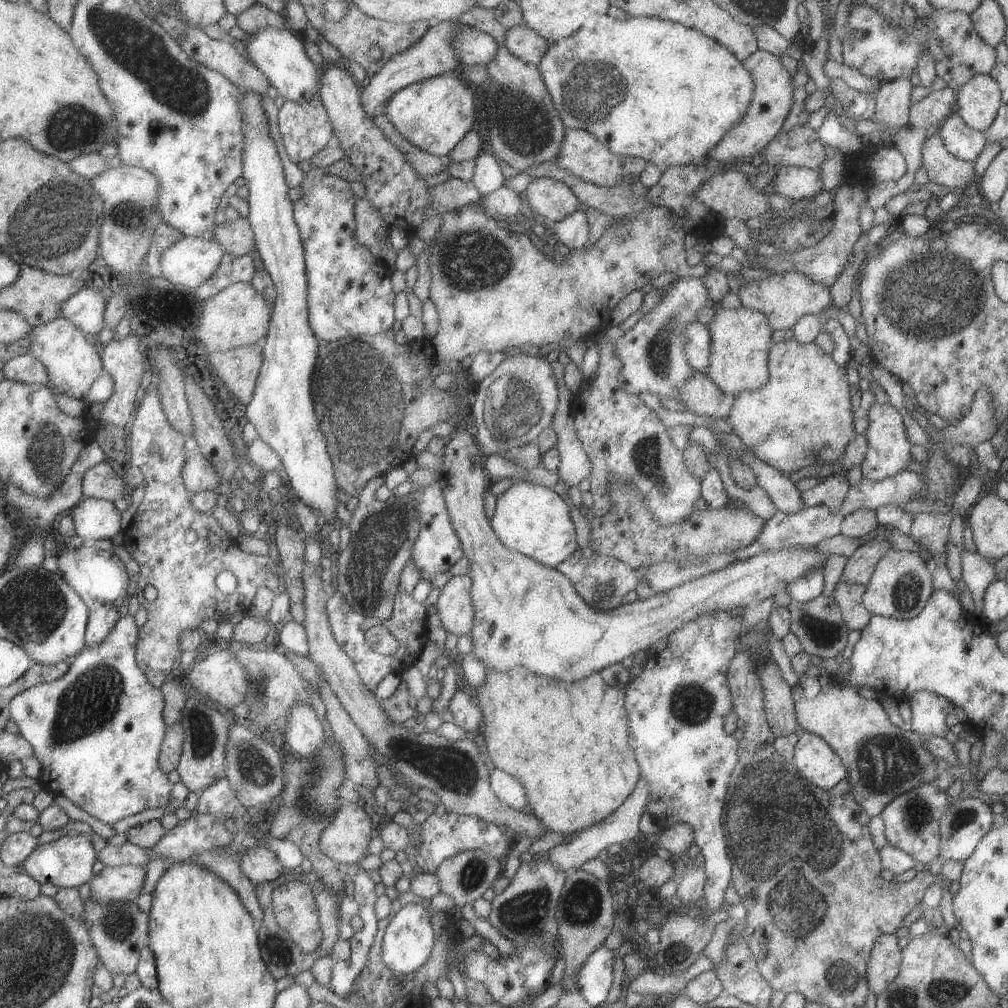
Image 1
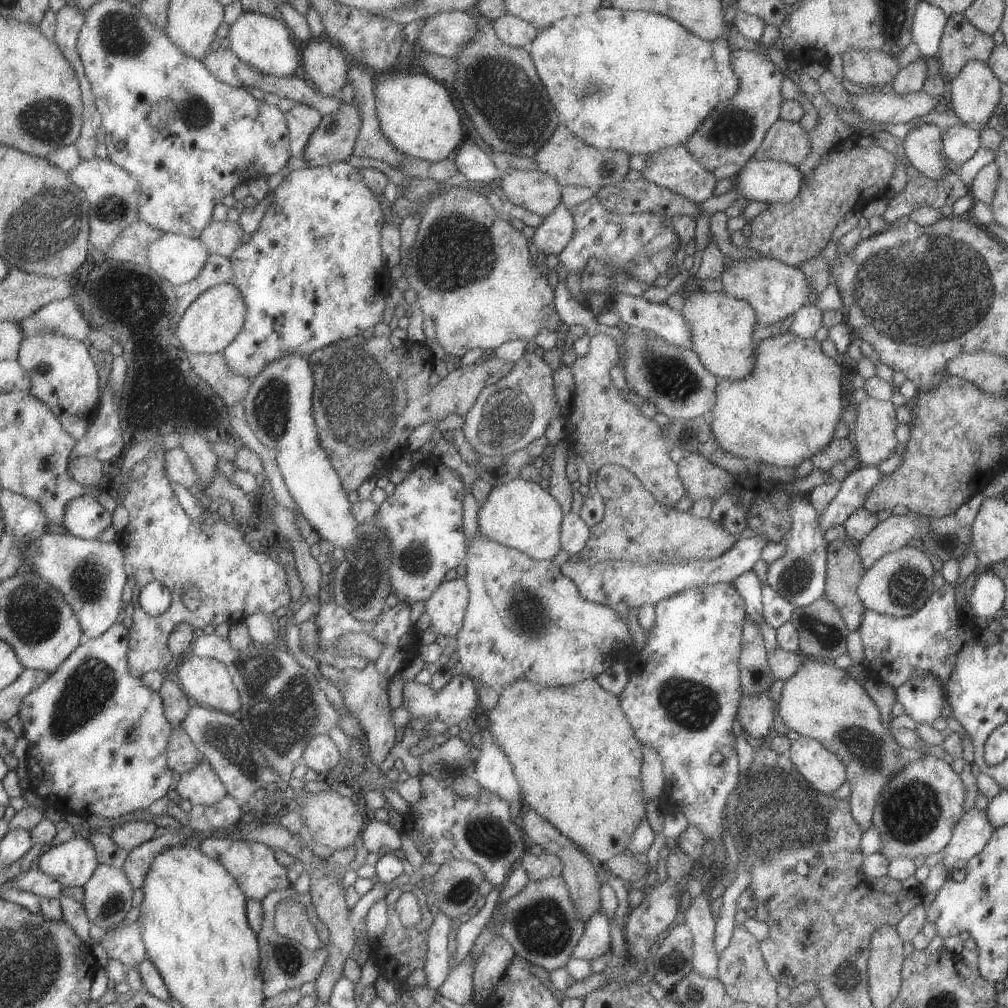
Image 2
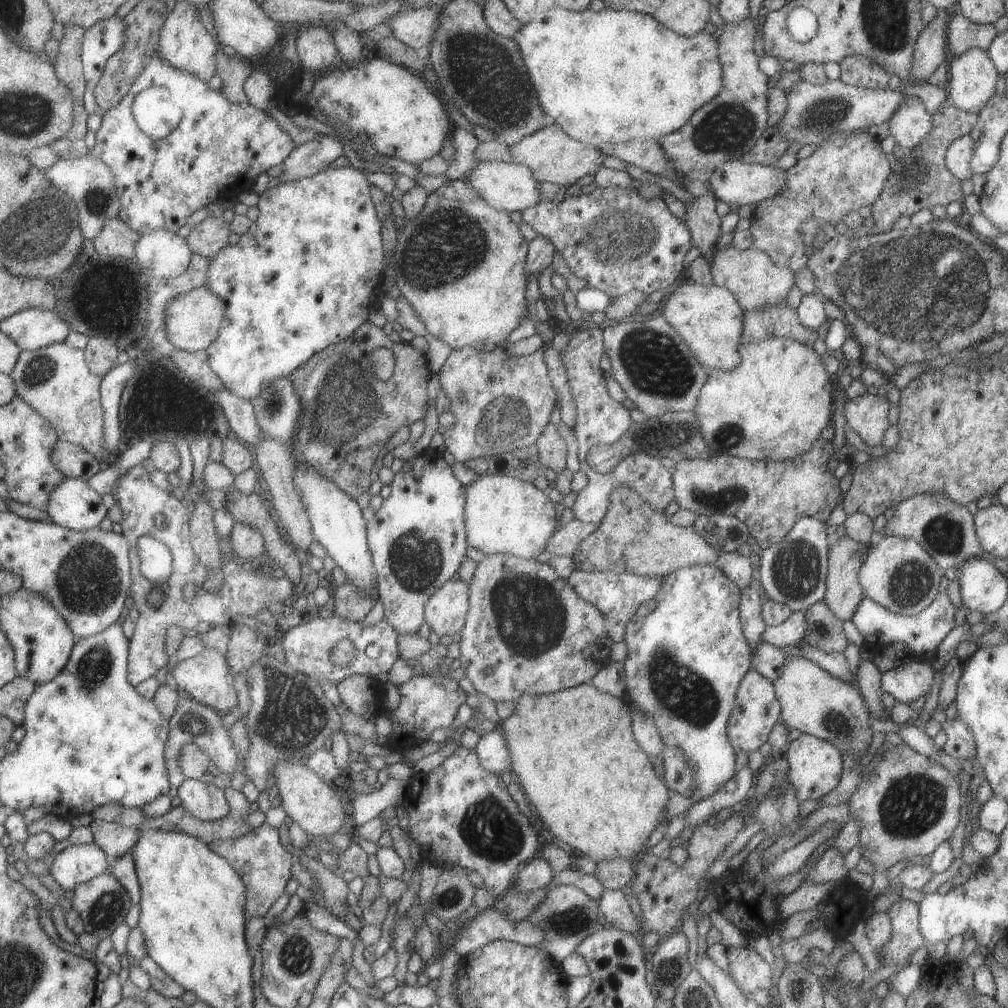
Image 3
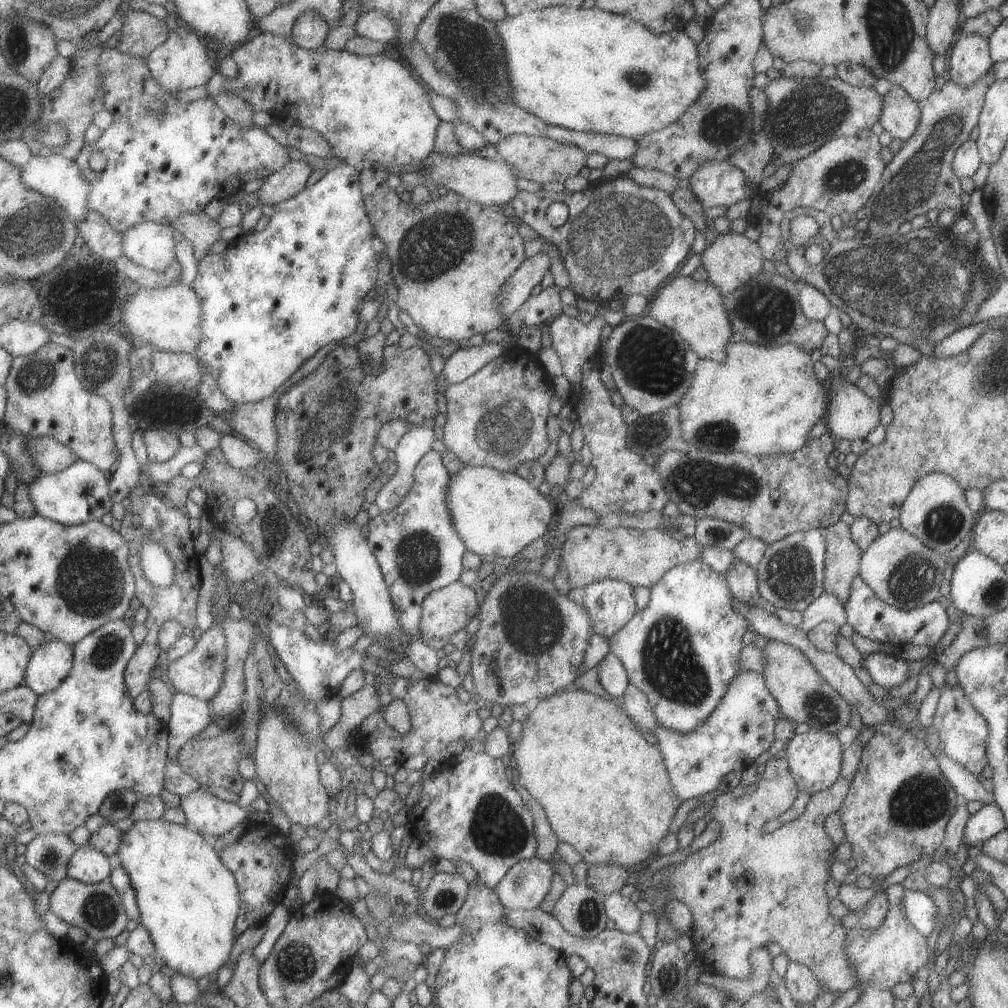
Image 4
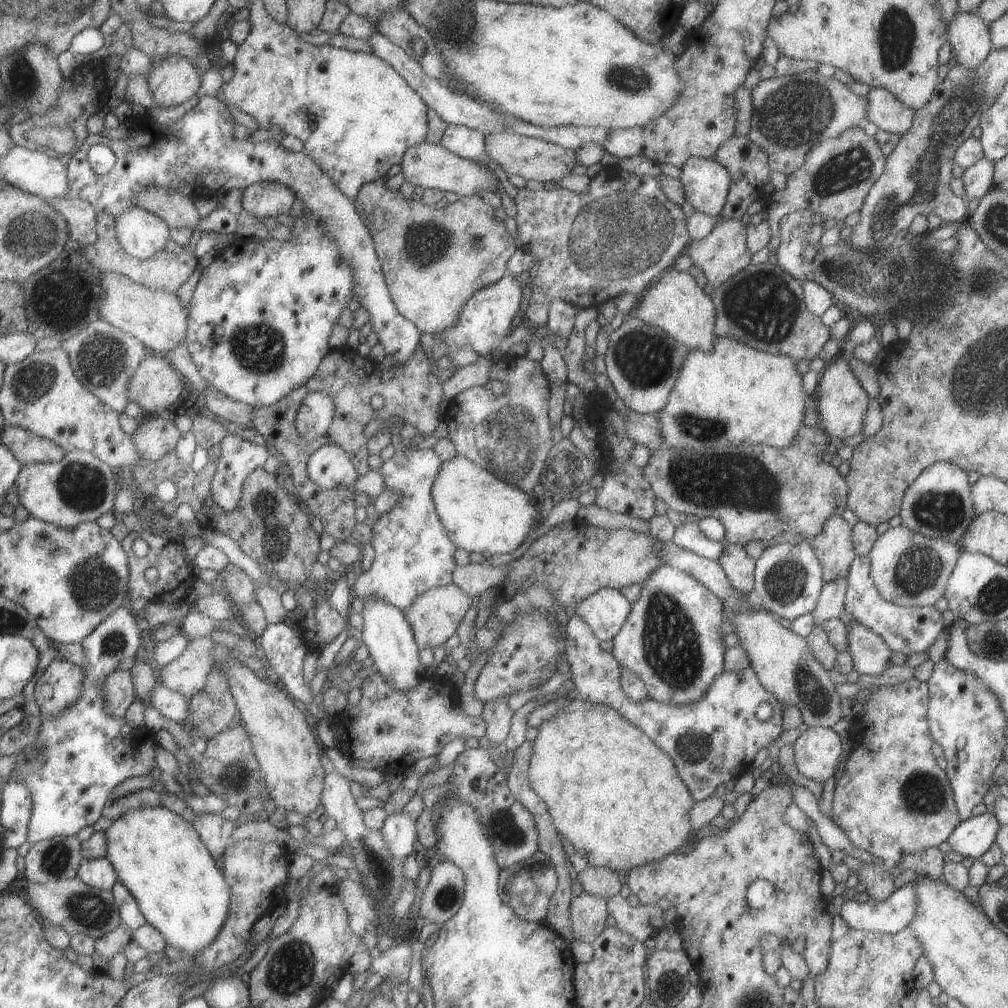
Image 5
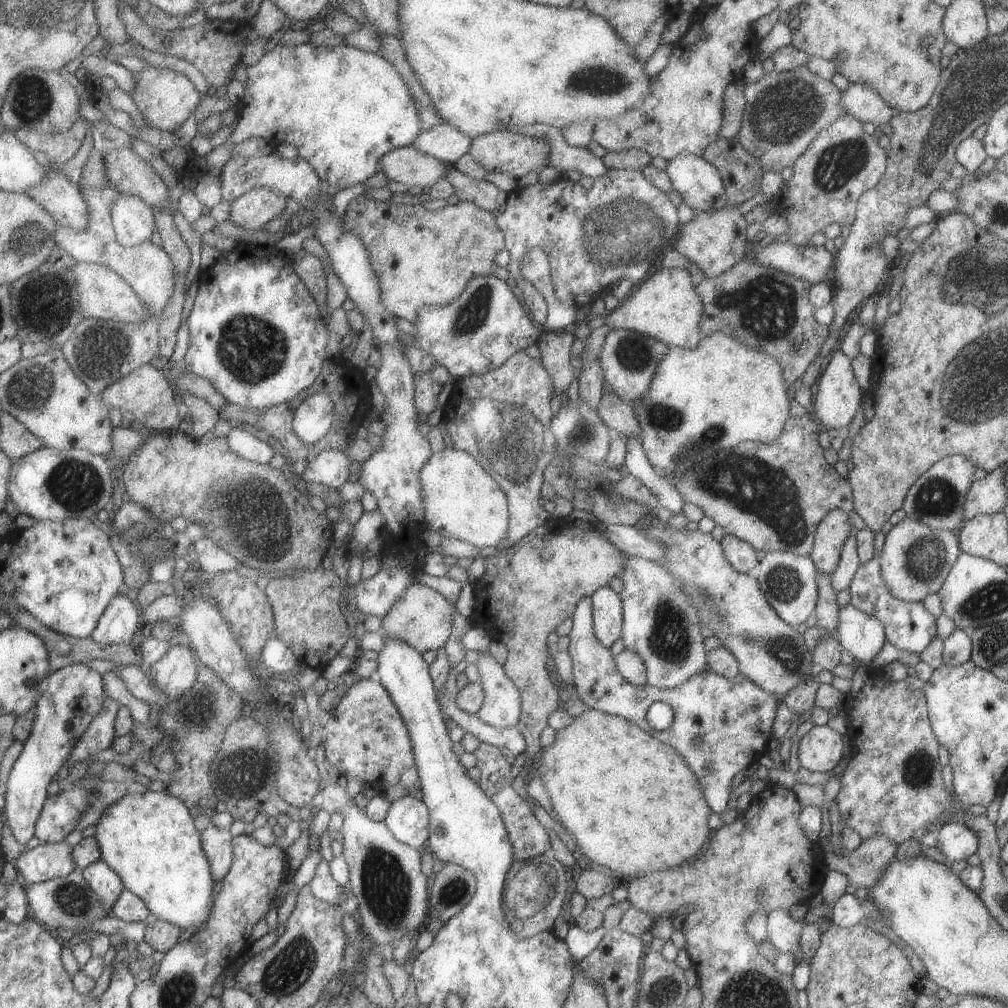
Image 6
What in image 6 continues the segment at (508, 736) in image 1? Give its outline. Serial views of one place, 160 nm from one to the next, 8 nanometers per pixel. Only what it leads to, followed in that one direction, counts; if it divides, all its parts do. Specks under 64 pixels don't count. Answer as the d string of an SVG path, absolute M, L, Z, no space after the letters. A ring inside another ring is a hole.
M591 708L578 715L573 717L569 726L555 731L555 740L549 747L541 748L541 764L539 768L536 768L536 772L540 773L544 788L550 798L553 815L575 838L576 846L581 854L589 860L591 866L604 869L619 881L629 881L634 876L664 871L697 857L713 835L708 827L708 818L712 810L702 795L697 777L690 771L685 759L682 759L682 756L674 748L653 738L648 732L641 730L635 723L629 722L623 717L602 713Z

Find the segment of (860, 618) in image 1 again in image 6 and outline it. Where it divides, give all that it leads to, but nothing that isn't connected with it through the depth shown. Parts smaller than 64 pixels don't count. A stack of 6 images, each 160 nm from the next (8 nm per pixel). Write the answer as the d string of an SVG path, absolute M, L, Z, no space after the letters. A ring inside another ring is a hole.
M838 508L831 509L817 523L809 556L817 571L831 574L835 570L850 526L848 513Z

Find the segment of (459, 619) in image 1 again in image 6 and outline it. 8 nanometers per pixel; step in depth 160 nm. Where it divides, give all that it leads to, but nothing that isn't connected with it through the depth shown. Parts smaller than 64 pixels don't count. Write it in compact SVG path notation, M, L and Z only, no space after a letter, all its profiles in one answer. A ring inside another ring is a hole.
M411 583L405 587L403 594L395 599L393 606L381 619L380 632L387 639L399 639L411 646L420 655L426 650L443 647L449 636L452 614L455 608L445 598L424 584Z

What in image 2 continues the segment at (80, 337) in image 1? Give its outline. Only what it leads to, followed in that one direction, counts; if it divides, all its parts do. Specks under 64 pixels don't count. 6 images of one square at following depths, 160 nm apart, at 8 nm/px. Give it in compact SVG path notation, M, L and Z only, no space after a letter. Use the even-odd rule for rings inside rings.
M50 332L25 338L18 360L32 378L32 385L29 392L39 397L60 417L64 427L69 431L71 436L75 437L77 442L85 438L92 424L96 421L102 395L101 386L99 386L99 372L97 372L97 364L93 362L91 350L80 340Z

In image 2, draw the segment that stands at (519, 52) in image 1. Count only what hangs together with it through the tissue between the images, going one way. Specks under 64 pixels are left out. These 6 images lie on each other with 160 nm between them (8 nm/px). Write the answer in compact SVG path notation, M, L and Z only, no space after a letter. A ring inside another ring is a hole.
M503 13L490 23L497 38L512 47L522 47L537 36L538 30L509 13Z

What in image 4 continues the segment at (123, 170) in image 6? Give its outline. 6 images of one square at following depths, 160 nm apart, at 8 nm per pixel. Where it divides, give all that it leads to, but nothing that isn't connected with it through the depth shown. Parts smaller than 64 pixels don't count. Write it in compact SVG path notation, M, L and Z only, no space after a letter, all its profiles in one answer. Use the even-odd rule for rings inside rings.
M203 210L201 212L187 212L179 220L173 220L171 225L193 244L197 250L197 258L203 260L211 253L211 246L221 241L221 230L223 226L218 220L209 218Z

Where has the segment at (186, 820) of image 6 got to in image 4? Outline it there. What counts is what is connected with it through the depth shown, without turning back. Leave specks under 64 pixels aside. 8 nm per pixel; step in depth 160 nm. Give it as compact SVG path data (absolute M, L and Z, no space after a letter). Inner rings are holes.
M162 819L137 822L125 833L116 861L125 866L132 877L142 924L149 930L161 960L177 974L197 980L203 977L213 980L219 968L229 964L227 961L237 940L241 890L236 874L215 851L212 839L188 824L173 824Z

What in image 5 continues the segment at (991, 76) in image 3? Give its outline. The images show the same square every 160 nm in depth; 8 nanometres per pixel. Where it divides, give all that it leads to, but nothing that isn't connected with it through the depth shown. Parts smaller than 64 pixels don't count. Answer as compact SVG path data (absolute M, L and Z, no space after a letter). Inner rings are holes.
M957 11L946 24L947 42L953 52L953 61L966 69L974 69L989 54L993 48L989 34L989 27L974 12Z

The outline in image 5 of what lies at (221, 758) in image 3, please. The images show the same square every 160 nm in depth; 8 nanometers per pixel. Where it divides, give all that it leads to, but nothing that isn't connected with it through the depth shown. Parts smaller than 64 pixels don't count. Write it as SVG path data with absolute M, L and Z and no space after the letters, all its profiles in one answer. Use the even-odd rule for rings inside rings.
M159 680L159 684L151 691L151 705L165 717L175 722L187 723L190 715L190 699L180 692L167 688Z

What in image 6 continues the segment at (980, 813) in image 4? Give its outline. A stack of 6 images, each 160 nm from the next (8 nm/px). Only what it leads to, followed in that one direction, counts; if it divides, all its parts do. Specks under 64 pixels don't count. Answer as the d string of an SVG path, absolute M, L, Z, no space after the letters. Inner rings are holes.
M947 821L936 830L936 846L947 862L966 859L975 853L977 835L965 824Z

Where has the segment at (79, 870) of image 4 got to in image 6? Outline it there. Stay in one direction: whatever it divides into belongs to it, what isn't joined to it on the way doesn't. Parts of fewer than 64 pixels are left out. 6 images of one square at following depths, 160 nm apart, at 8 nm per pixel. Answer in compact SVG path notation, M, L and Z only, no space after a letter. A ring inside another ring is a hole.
M105 859L89 865L83 872L104 907L112 914L112 908L115 908L118 898L127 889L124 880Z

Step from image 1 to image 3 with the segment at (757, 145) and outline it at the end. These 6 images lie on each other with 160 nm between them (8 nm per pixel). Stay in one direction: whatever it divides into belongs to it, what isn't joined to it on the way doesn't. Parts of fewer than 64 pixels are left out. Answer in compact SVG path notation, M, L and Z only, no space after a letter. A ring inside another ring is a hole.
M749 16L735 24L725 23L713 32L713 38L717 38L717 59L722 73L721 92L697 108L683 127L656 141L671 166L681 176L687 176L687 179L699 180L701 183L708 181L719 164L741 159L745 152L749 152L767 127L768 78L758 68L754 35L753 22Z

